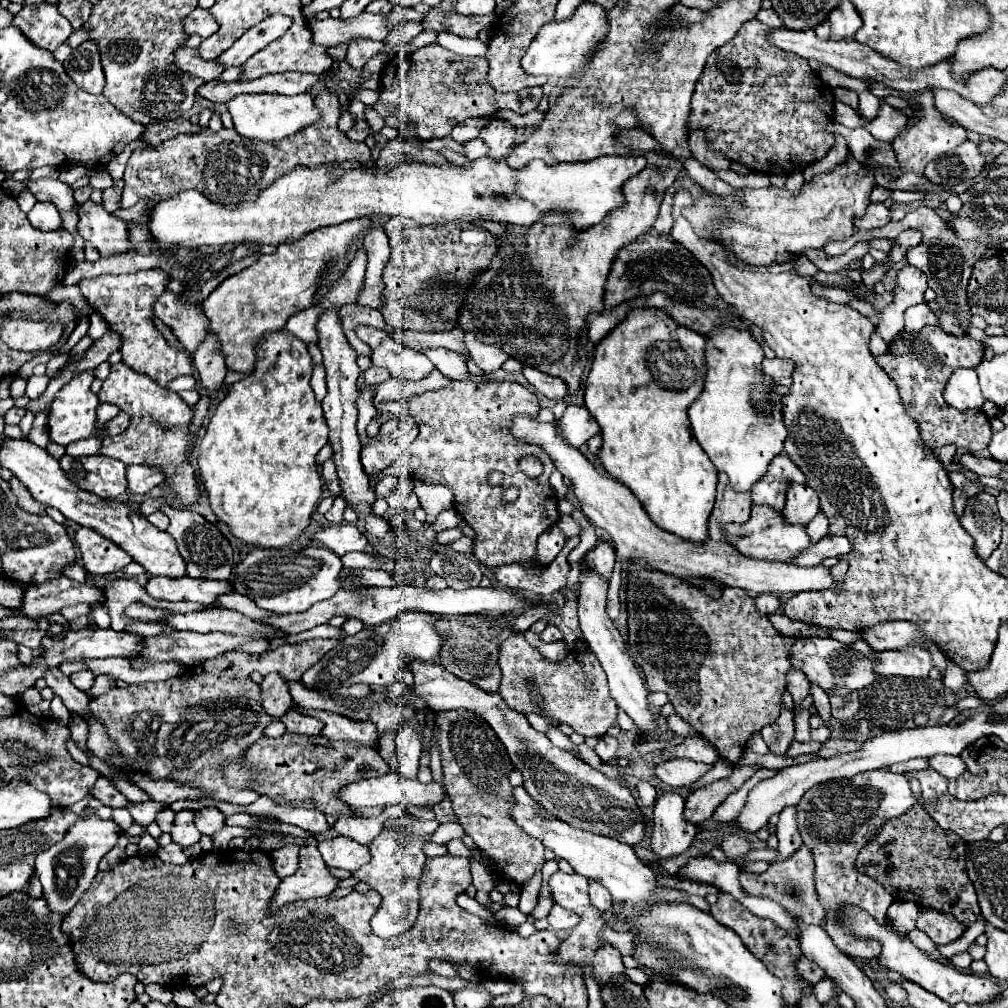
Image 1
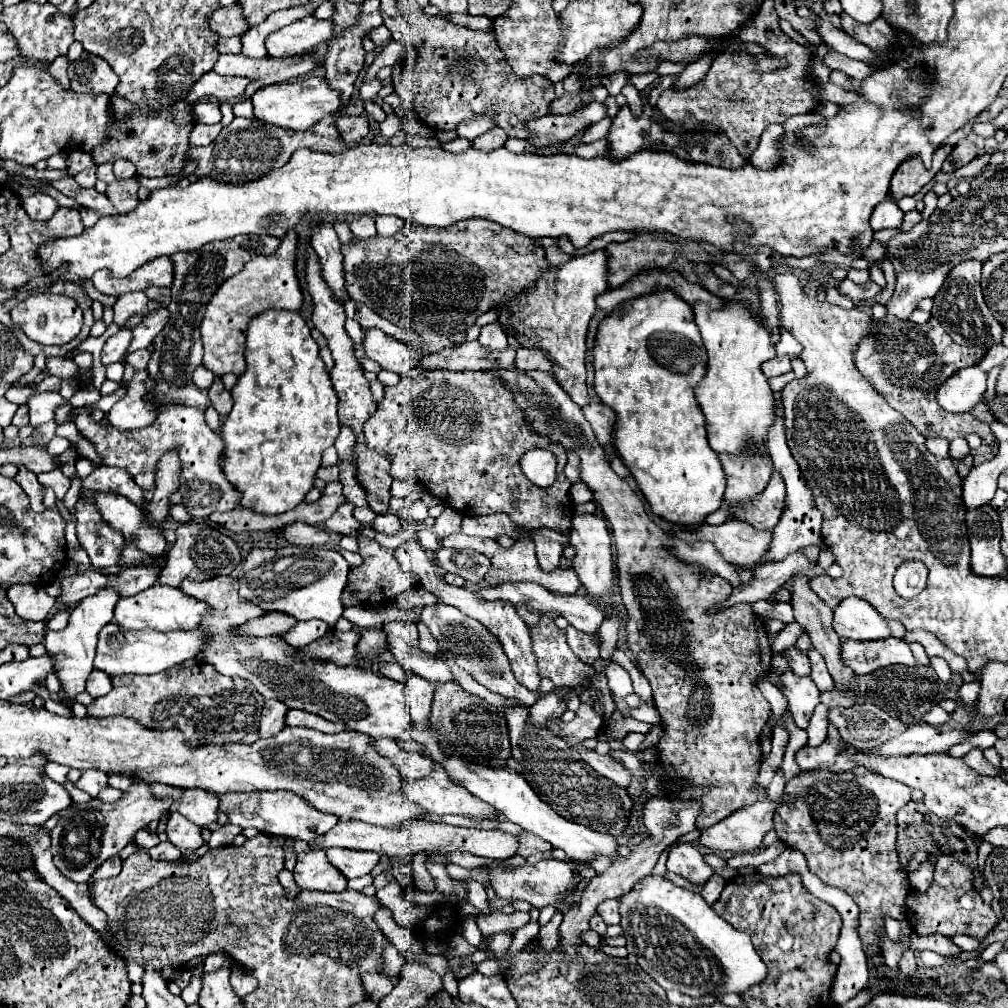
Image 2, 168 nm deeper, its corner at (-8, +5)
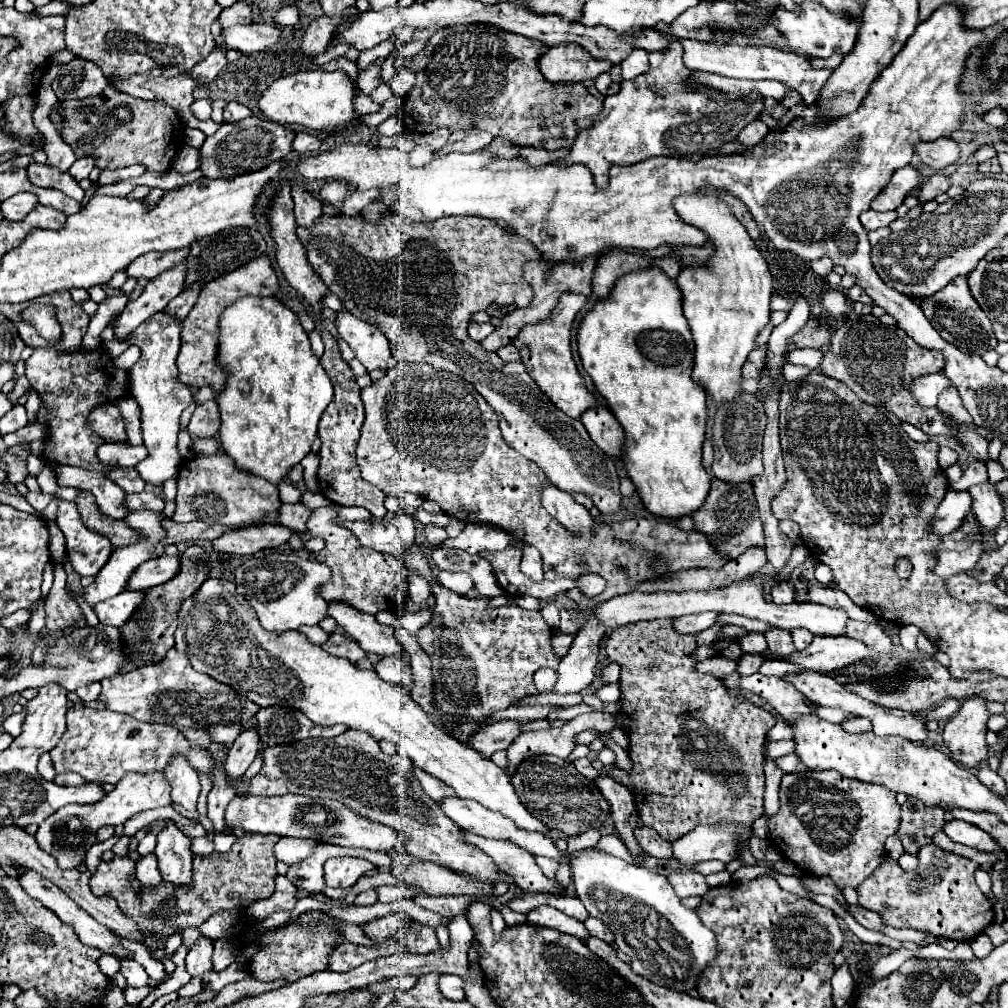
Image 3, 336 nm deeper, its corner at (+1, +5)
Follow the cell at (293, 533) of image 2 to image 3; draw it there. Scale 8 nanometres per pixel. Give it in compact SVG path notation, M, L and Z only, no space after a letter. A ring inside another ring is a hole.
M258 524L242 530L230 530L218 540L212 540L212 544L220 552L250 556L264 548L278 548L282 544L288 544L292 534L294 530L280 524Z

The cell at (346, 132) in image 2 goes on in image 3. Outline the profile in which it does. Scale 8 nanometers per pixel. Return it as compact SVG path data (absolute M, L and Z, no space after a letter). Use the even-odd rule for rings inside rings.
M298 132L296 140L294 140L294 150L300 152L300 154L308 154L308 152L314 152L318 150L322 144L322 140L312 134L312 132Z

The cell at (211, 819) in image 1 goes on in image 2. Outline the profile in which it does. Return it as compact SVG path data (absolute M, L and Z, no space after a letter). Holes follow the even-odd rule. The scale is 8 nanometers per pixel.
M185 790L179 800L173 802L171 812L181 812L185 818L189 818L197 826L205 826L209 822L217 820L217 796L205 790Z

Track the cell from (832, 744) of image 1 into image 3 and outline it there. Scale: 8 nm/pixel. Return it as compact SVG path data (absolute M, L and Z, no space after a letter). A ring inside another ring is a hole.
M796 754L780 756L780 758L776 760L776 764L778 764L778 768L780 768L780 770L784 770L786 774L790 774L790 772L802 772L802 770L808 770L808 766L806 766L806 764L802 764L802 760L800 760Z

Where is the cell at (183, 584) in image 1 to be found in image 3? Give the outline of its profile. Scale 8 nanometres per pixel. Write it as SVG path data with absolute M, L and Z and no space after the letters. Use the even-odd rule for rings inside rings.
M210 578L182 604L176 648L188 656L196 672L230 684L258 706L290 706L302 710L314 724L346 724L352 730L370 734L378 742L388 740L418 768L448 784L460 798L472 798L500 812L510 818L516 828L550 834L550 828L534 818L518 800L510 776L492 760L478 756L476 750L470 750L434 726L430 716L414 704L406 688L382 680L372 668L360 670L344 658L330 656L320 646L310 644L300 632L264 630L256 612L240 604L232 580Z

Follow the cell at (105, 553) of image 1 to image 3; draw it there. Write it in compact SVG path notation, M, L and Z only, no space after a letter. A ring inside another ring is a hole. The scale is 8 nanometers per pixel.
M60 502L56 524L66 536L66 552L72 568L80 576L96 576L102 564L106 564L110 558L112 542L104 534L92 532L82 522L74 502Z

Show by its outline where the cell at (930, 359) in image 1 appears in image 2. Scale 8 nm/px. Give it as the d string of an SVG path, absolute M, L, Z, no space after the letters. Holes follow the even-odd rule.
M887 314L881 320L873 320L871 336L857 344L855 364L869 384L873 384L873 388L885 396L887 404L901 412L925 438L939 436L955 440L959 436L977 434L983 438L983 444L991 444L995 442L995 436L985 422L977 420L969 412L945 412L935 400L939 384L943 384L953 372L979 364L983 354L985 348L967 348L955 344L935 318L929 318L927 324L913 324Z

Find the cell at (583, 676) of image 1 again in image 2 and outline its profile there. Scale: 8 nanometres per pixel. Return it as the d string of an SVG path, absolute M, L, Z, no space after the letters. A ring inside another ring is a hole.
M581 704L577 710L577 716L563 724L563 736L571 740L571 744L581 744L587 738L595 738L603 726L603 720L595 714L593 706Z

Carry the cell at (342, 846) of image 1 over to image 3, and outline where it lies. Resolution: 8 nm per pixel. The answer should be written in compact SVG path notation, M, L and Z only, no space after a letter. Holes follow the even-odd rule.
M330 858L324 864L324 876L326 876L326 884L332 888L348 888L352 886L364 872L372 870L374 864L364 860L364 858Z

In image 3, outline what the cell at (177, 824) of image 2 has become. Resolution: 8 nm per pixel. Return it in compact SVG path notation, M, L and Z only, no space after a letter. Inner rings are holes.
M172 820L166 822L164 830L158 834L158 844L154 854L158 856L158 868L162 880L170 884L190 884L192 880L192 838L186 836Z

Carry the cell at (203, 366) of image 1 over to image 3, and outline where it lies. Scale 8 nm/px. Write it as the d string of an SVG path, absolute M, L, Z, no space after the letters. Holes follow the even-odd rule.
M214 400L198 404L194 414L192 414L192 420L188 424L190 436L192 438L196 438L196 436L216 436L218 428L220 428L220 408L218 408L218 404Z

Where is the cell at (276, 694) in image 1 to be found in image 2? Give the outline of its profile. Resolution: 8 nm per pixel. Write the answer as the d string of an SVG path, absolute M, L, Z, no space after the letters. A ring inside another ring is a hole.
M265 700L261 724L259 724L259 738L271 738L285 728L285 714L287 706L279 700Z

